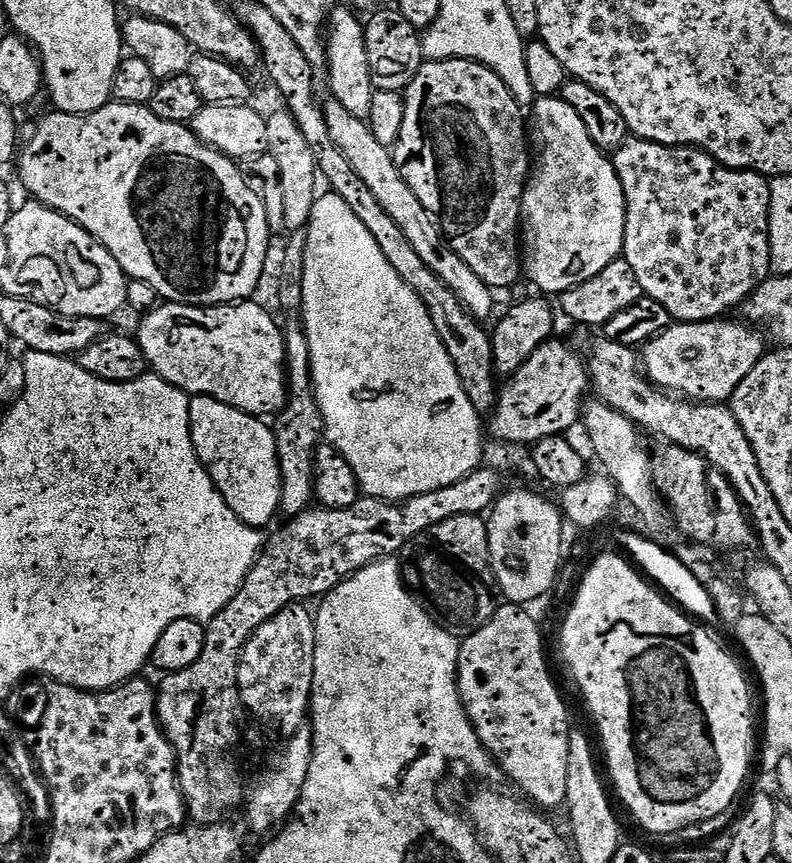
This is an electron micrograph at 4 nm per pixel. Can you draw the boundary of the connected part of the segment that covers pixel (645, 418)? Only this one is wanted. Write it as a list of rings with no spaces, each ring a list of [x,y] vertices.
[[[598,336],[586,360],[593,389],[609,407],[628,417],[636,425],[668,439],[675,447],[700,453],[710,460],[719,473],[736,489],[741,503],[758,502],[771,490],[761,474],[757,455],[746,438],[737,416],[729,405],[722,402],[697,402],[659,389],[643,372],[637,351],[631,347]]]

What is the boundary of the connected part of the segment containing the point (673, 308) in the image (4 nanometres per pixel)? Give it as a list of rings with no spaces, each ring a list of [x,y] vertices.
[[[629,138],[615,149],[614,163],[616,173],[622,182],[622,190],[626,198],[626,230],[624,231],[623,259],[634,266],[634,274],[638,274],[641,293],[645,297],[660,302],[672,315],[673,321],[685,324],[699,324],[701,320],[715,320],[723,317],[731,308],[739,309],[744,301],[761,282],[768,279],[772,267],[772,238],[770,236],[770,210],[772,209],[772,186],[769,177],[761,176],[759,172],[749,172],[742,168],[728,168],[718,162],[708,152],[701,148],[682,148],[651,144],[648,140]]]

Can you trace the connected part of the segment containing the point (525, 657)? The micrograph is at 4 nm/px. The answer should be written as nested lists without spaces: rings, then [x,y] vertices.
[[[520,606],[497,607],[494,618],[475,629],[460,649],[460,696],[480,740],[493,757],[500,759],[510,779],[536,804],[565,803],[568,795],[568,759],[570,758],[570,723],[568,708],[548,673],[544,640],[534,617]]]

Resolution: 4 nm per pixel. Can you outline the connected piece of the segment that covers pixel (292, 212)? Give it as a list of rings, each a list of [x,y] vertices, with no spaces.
[[[288,110],[276,112],[273,116],[269,115],[267,121],[266,148],[271,155],[275,156],[282,178],[282,214],[284,215],[285,229],[289,233],[307,229],[308,219],[312,217],[318,195],[318,189],[316,189],[318,169],[314,152],[307,145],[298,122]]]

